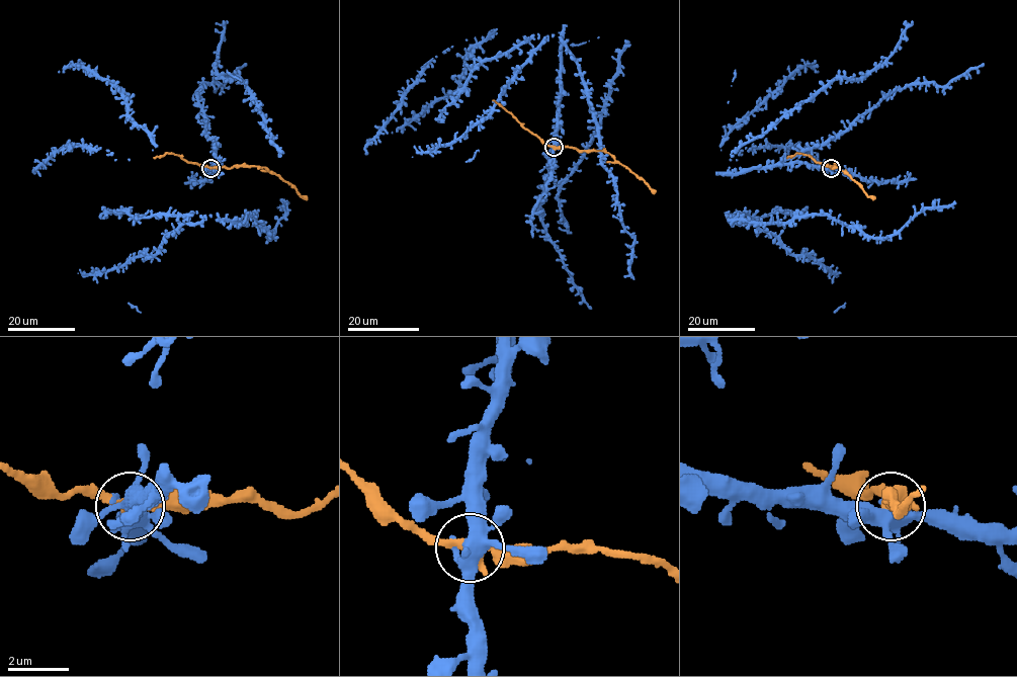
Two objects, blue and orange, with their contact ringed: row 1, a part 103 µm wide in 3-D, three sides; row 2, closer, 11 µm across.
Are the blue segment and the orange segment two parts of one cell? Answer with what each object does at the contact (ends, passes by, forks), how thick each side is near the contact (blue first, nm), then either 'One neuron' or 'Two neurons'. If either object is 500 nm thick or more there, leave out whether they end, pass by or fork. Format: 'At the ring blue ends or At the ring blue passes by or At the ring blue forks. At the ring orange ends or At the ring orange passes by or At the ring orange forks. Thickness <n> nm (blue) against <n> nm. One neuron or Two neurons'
At the ring blue forks. At the ring orange passes by. Thickness 440 nm (blue) against 360 nm. Two neurons

